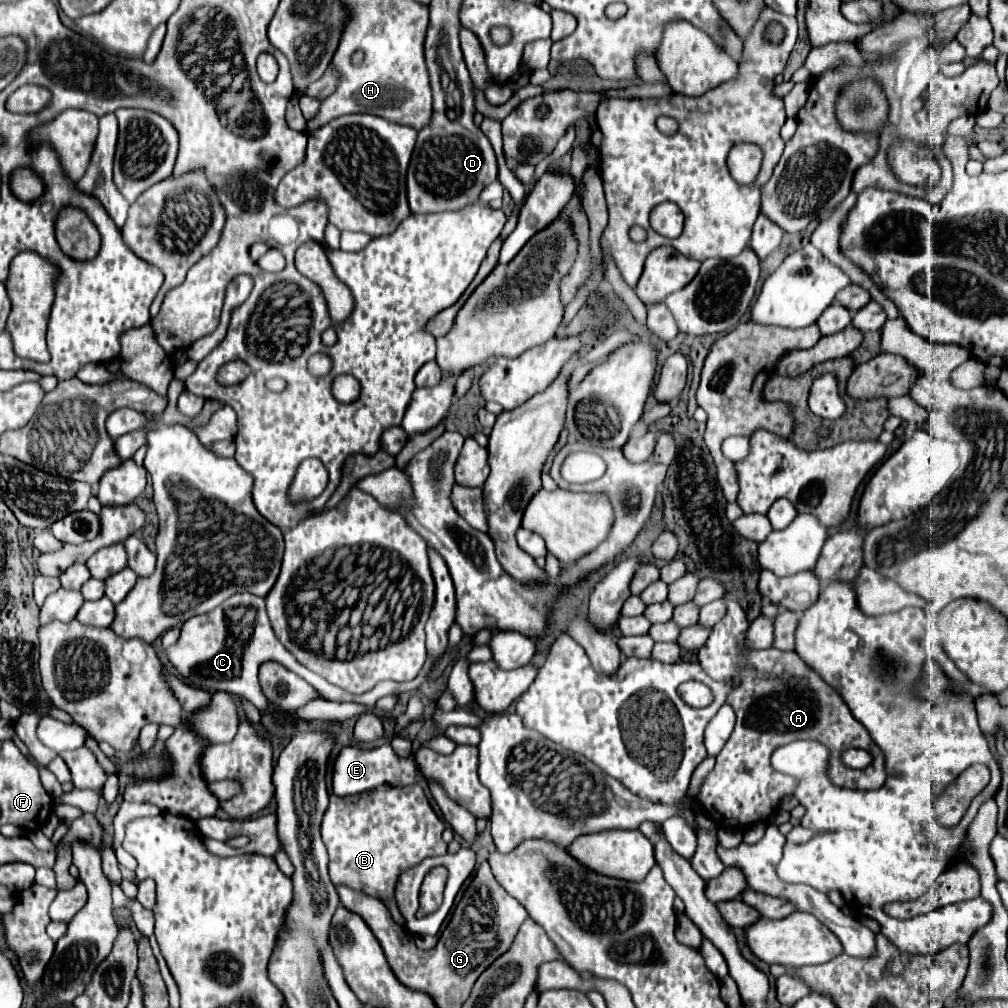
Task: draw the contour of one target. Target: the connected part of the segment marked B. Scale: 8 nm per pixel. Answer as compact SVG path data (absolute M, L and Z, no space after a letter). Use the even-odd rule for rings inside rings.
M418 783L402 789L384 785L352 797L330 795L330 807L322 821L322 841L330 855L330 879L336 887L346 885L380 899L392 919L404 925L394 897L396 881L406 869L422 863L426 857L446 853L448 845L442 839L442 831L444 823L428 805Z

